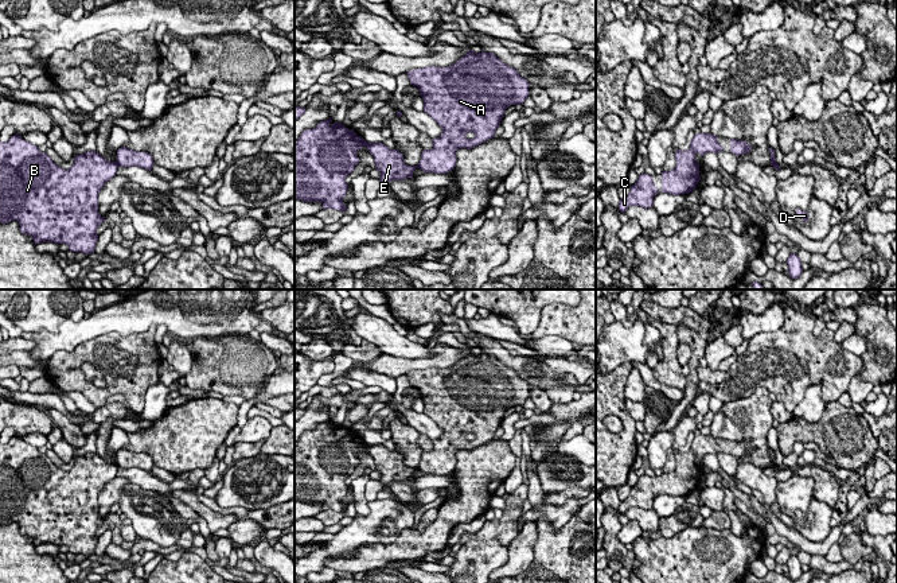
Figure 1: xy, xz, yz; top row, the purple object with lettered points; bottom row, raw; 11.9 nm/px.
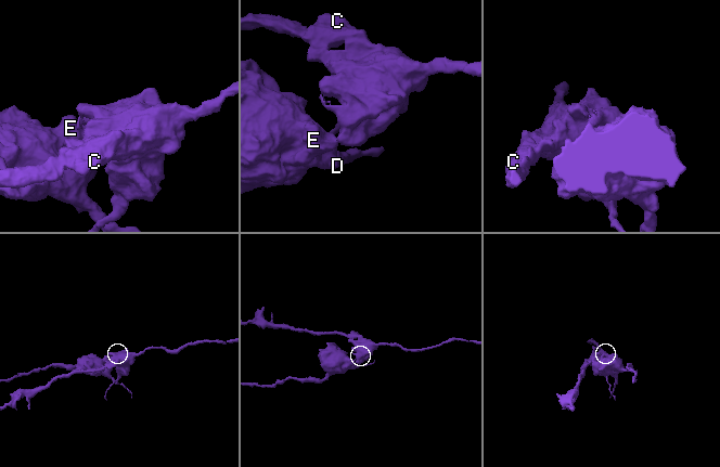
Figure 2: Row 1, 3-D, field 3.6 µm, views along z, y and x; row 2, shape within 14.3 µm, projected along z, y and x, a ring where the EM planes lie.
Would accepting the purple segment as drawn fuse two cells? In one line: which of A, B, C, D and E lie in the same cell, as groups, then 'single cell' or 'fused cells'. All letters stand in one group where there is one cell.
groups A C / B D E; fused cells

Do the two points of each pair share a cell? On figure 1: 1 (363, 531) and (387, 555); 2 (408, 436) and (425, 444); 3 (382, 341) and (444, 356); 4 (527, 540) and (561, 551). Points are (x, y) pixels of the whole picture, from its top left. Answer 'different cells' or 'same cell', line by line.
1: different cells
2: different cells
3: different cells
4: different cells

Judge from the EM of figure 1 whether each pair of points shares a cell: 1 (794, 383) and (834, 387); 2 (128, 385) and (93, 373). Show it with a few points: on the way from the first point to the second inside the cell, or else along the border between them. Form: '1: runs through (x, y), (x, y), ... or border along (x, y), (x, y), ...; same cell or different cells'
1: runs through (803, 377), (825, 377); same cell
2: border along (81, 364), (81, 372), (90, 383), (106, 387); different cells

